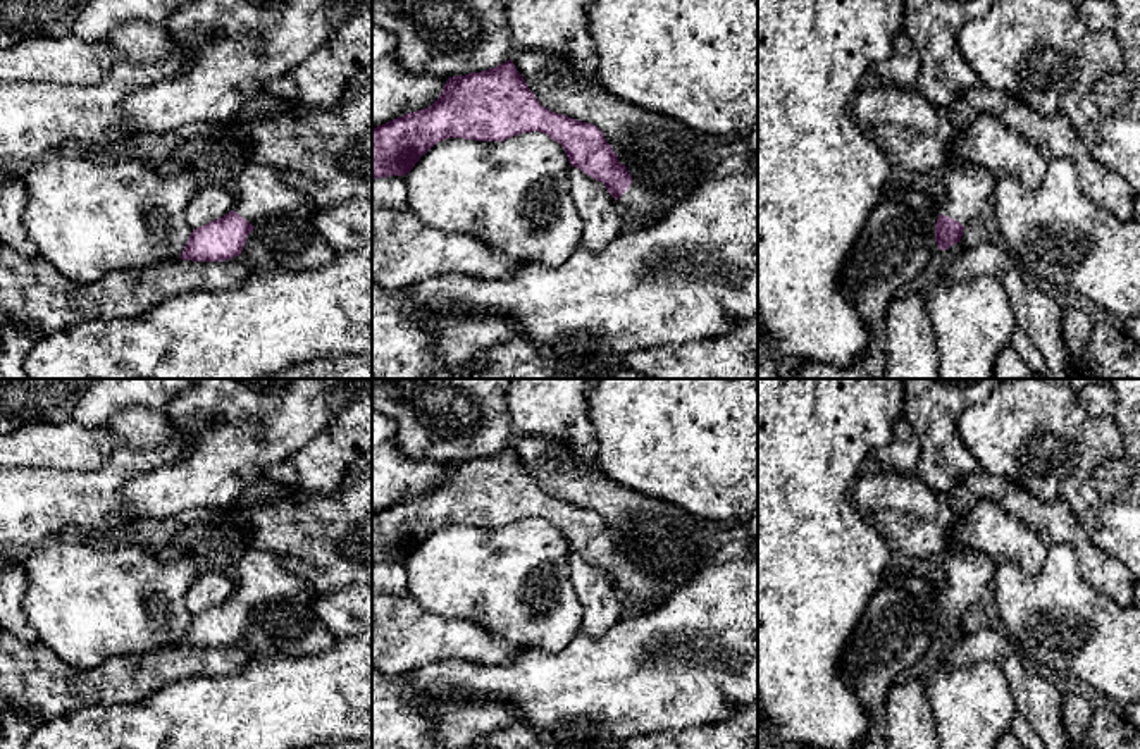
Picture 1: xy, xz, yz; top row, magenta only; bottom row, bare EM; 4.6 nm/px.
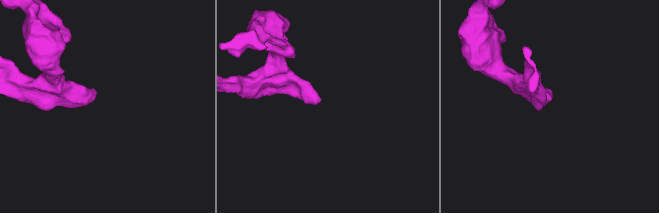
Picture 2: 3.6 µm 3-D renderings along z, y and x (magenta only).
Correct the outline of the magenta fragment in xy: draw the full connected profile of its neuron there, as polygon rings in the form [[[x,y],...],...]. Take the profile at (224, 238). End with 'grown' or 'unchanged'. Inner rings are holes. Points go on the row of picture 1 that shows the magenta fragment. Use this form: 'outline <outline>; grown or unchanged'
outline [[[246,162],[238,176],[234,208],[224,217],[193,229],[179,258],[222,262],[241,255],[246,236],[265,217],[312,207],[308,196],[286,183],[279,170]]]; grown

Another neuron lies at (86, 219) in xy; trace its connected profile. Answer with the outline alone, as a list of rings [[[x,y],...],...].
[[[90,153],[45,157],[22,177],[28,203],[22,224],[40,258],[74,282],[90,284],[112,272],[179,260],[193,229],[184,210],[200,189],[196,169],[169,176],[150,158],[98,164]]]

